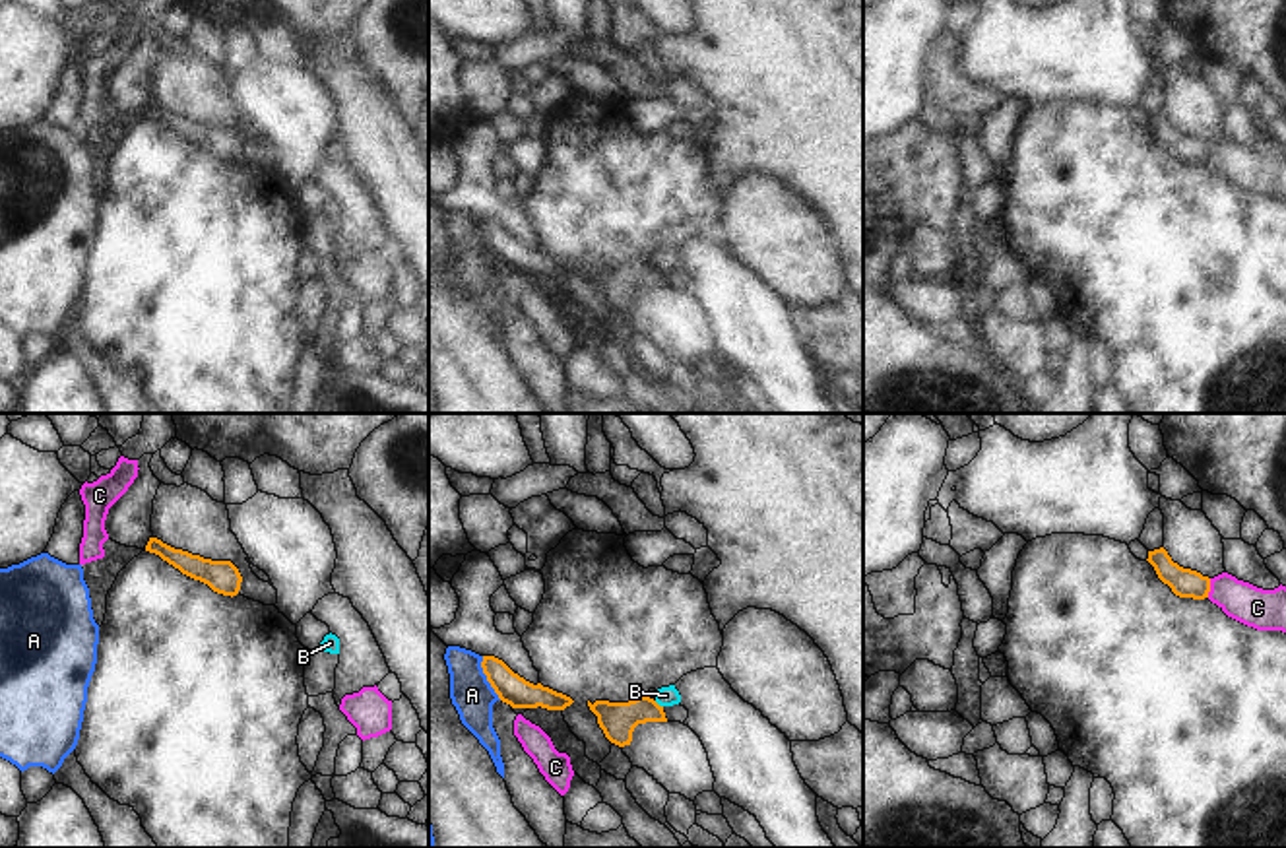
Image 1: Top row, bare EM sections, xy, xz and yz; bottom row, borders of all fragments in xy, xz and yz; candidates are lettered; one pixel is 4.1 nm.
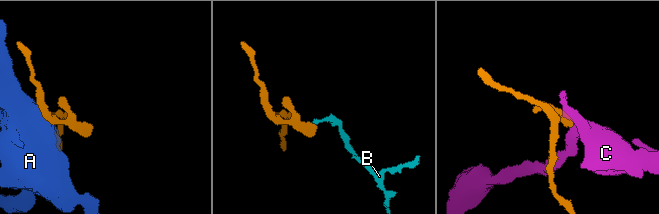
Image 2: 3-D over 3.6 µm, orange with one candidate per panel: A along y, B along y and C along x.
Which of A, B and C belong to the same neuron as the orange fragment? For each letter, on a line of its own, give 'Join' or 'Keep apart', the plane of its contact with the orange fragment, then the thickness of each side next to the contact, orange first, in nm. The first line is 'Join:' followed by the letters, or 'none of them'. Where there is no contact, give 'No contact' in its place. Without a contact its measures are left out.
Join: none of them
A: Keep apart. Touches orange in xz. Thickness 130 nm (orange) against 170 nm
B: Keep apart. Touches orange in xz. Thickness 150 nm (orange) against 80 nm
C: Keep apart. Touches orange in yz. Thickness 120 nm (orange) against 180 nm.

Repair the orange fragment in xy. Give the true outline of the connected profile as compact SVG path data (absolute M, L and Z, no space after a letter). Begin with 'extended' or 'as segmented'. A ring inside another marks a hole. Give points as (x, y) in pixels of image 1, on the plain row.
as segmented | M149 103L145 116L159 120L182 140L208 149L217 159L233 163L241 155L242 142L231 126L204 124L200 120L175 114L157 103Z

